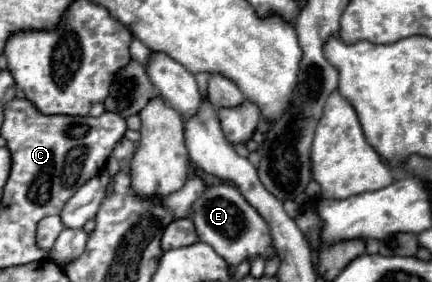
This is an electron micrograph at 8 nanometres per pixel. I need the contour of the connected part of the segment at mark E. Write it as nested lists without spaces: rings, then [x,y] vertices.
[[[223,182],[207,186],[201,198],[197,198],[191,206],[191,220],[199,240],[209,244],[229,266],[237,266],[245,258],[253,260],[259,254],[263,258],[275,254],[267,222],[257,214],[257,210],[253,210],[253,206],[249,206],[235,184]]]

